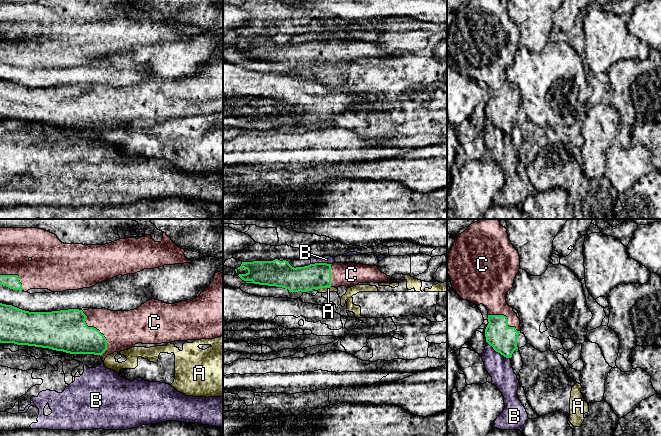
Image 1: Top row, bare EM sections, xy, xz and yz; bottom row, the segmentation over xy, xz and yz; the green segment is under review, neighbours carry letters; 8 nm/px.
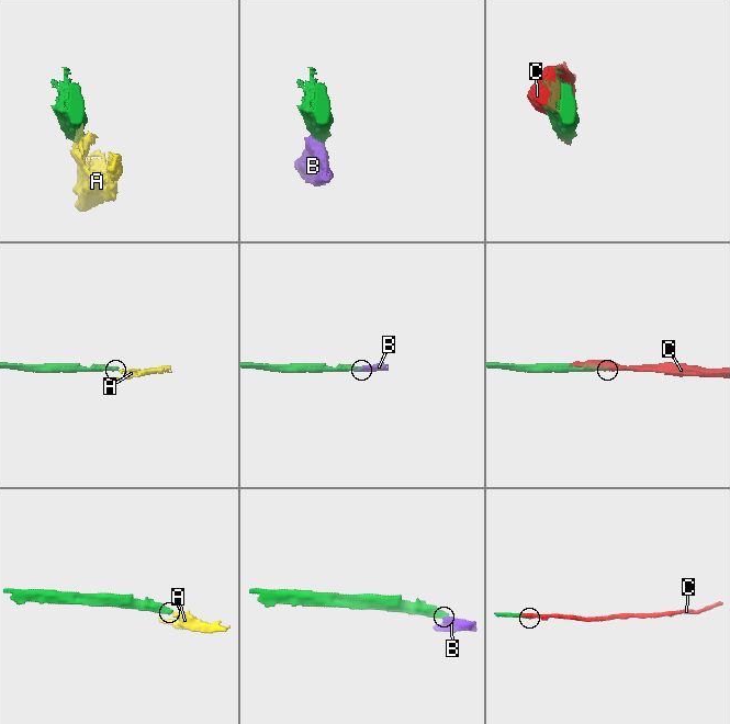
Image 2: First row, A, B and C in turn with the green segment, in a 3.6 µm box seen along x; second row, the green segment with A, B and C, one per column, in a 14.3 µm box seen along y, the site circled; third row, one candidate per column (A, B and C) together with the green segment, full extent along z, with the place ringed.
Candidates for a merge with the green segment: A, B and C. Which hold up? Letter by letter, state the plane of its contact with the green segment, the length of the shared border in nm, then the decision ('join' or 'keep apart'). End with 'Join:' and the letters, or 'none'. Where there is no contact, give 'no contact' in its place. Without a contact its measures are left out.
A: xz | 120 nm | keep apart
B: yz | 200 nm | keep apart
C: xy | 400 nm | join
Join: C

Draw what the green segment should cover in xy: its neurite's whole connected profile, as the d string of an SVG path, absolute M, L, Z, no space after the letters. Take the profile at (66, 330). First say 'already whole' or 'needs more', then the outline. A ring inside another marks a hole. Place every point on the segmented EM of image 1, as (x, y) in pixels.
needs more; M217 272L211 284L201 294L190 300L167 304L150 299L130 311L108 309L68 309L52 312L29 312L12 305L0 303L0 343L14 343L63 351L70 354L99 355L104 362L108 355L132 348L135 344L161 344L174 341L213 339L223 336L223 273Z

